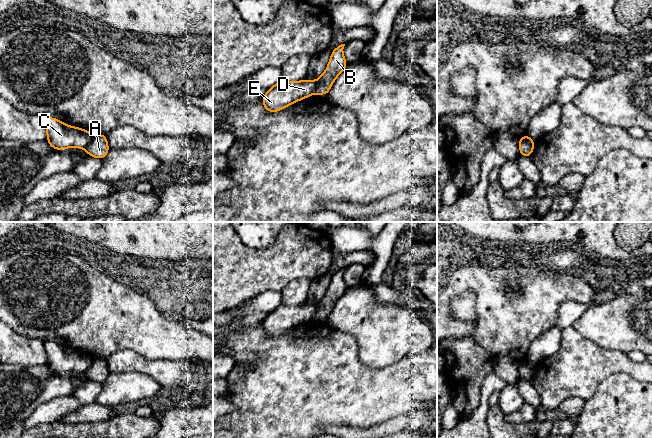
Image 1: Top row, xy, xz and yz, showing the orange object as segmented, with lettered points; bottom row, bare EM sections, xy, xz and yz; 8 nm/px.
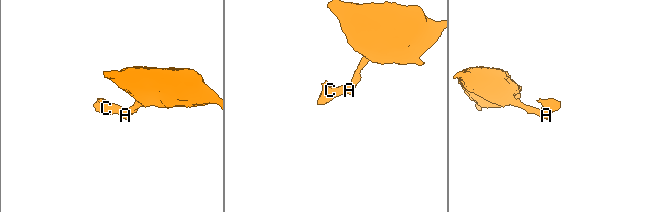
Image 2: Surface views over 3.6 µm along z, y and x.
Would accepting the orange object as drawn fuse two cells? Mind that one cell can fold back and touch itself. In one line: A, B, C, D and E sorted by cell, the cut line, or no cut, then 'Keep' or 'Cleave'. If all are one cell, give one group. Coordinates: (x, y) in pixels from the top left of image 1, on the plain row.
Groups: A B / C D E. Split along xy (93, 359), (92, 363), (84, 371). Cleave

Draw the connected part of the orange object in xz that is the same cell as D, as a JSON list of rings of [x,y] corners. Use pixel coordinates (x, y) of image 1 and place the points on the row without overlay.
[[[280,305],[272,310],[262,322],[262,327],[268,336],[278,336],[281,333],[311,320],[316,312],[315,305],[299,306]]]

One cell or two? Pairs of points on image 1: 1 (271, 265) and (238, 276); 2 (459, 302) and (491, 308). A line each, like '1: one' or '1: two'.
1: one
2: two

